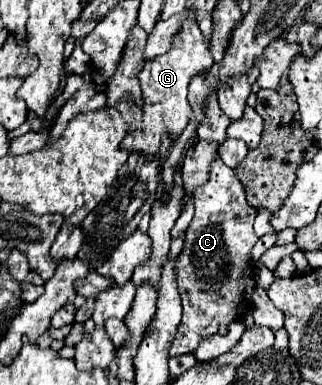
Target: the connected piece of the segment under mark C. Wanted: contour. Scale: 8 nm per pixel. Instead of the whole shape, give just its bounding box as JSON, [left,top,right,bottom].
[170,159,258,357]

